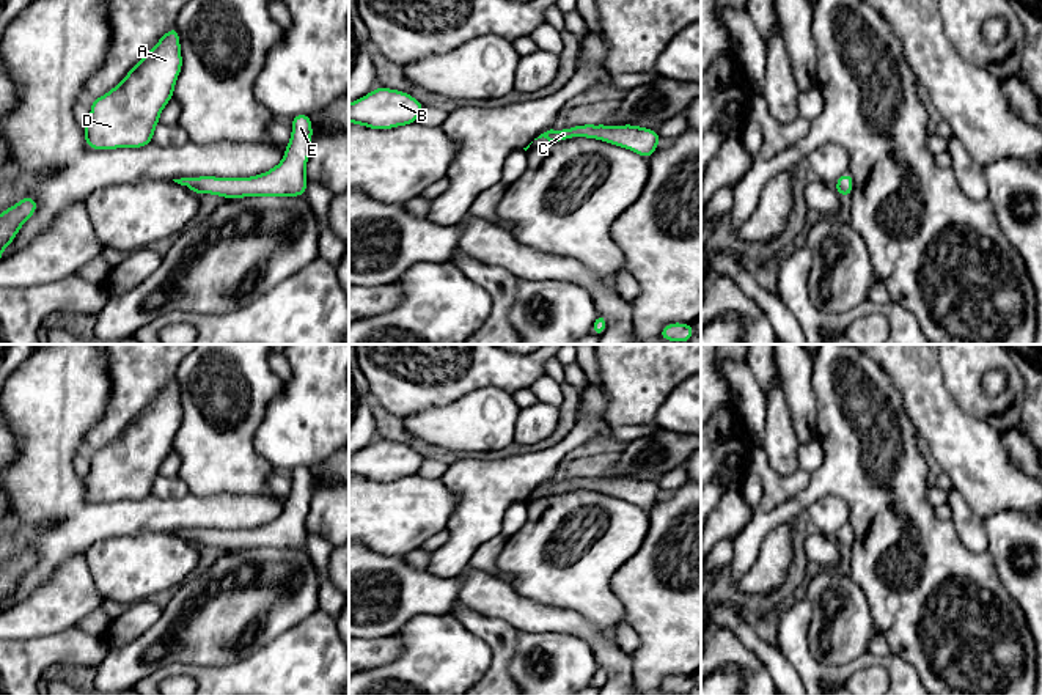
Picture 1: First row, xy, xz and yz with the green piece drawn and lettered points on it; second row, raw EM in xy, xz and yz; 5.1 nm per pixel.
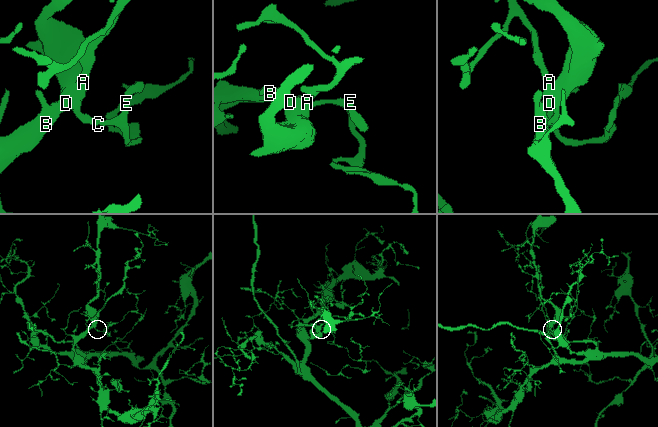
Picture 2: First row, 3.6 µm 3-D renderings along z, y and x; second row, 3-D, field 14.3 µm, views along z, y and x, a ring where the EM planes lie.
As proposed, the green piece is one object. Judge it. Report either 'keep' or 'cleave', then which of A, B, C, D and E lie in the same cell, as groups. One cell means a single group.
keep | A B C D E

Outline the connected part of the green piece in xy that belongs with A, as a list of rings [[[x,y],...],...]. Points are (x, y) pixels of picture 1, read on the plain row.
[[[174,377],[115,440],[91,453],[90,472],[82,478],[86,500],[141,500],[152,495],[181,421],[179,382]]]

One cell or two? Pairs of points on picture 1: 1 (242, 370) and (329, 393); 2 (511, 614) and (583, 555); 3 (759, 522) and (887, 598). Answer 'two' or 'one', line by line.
1: two
2: two
3: one

